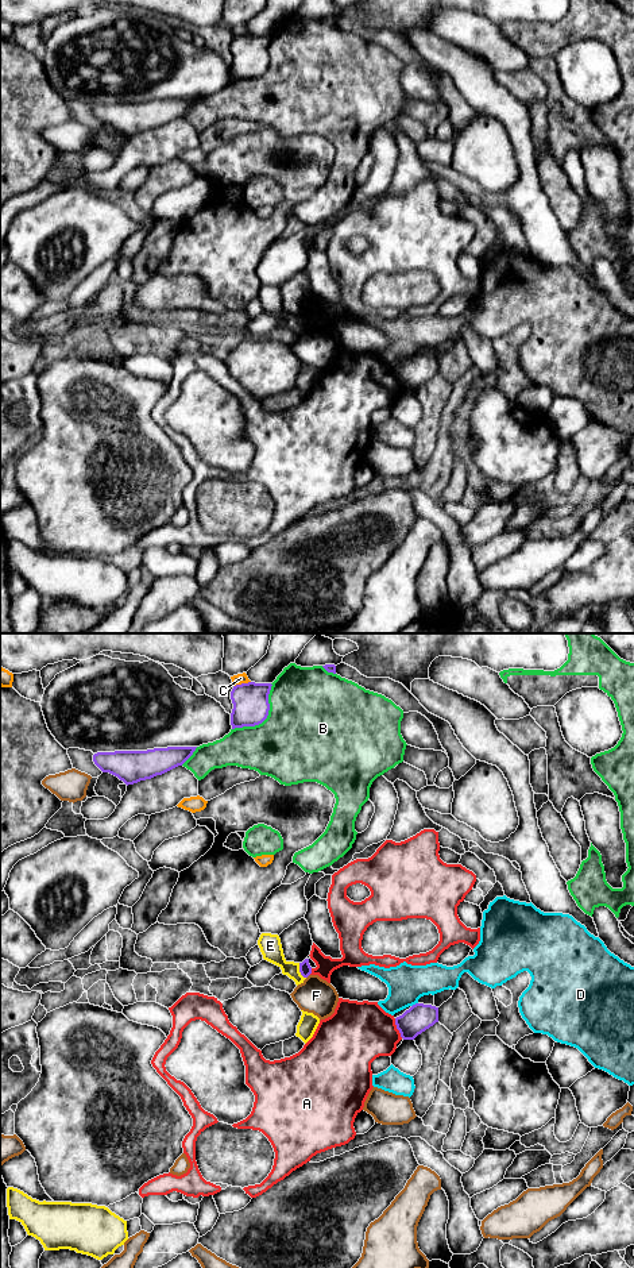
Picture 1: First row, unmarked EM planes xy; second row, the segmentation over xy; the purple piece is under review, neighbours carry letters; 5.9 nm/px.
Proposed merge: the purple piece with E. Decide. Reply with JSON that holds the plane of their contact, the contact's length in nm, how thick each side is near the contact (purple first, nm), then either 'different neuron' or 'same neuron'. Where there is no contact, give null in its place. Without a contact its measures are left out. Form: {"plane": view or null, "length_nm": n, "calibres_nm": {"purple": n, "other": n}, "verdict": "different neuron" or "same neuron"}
{"plane": "xy", "length_nm": 100, "calibres_nm": {"purple": 70, "other": 130}, "verdict": "different neuron"}

